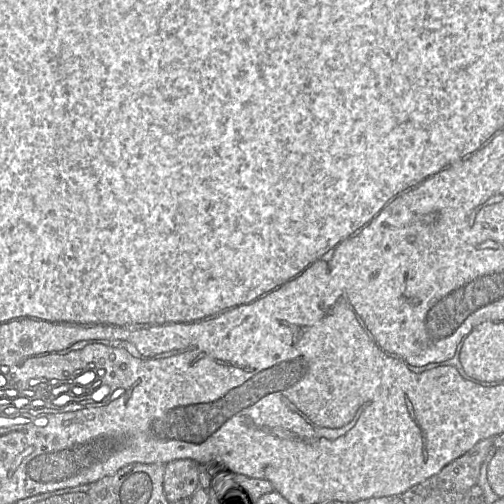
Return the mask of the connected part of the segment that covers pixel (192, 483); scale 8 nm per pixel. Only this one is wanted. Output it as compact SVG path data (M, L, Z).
M178 459L165 464L164 493L168 501L190 498L202 483L201 465L192 459Z

